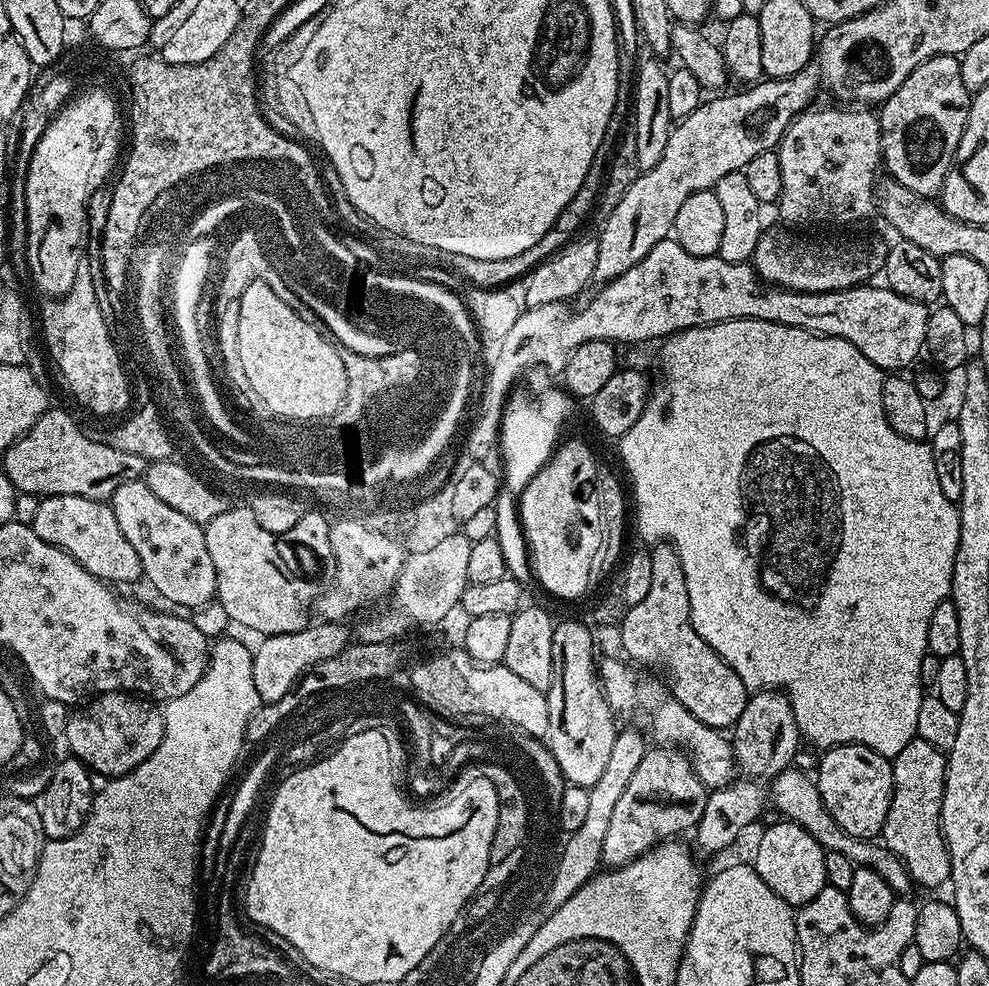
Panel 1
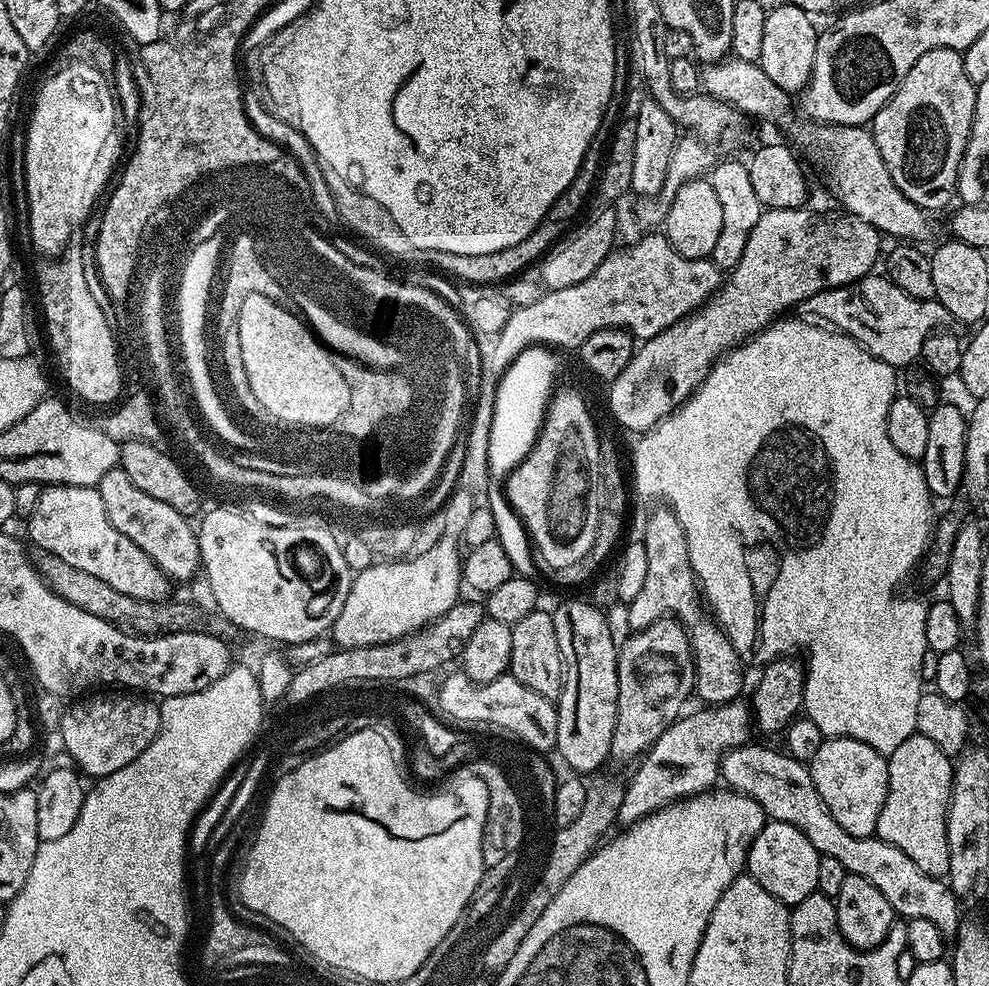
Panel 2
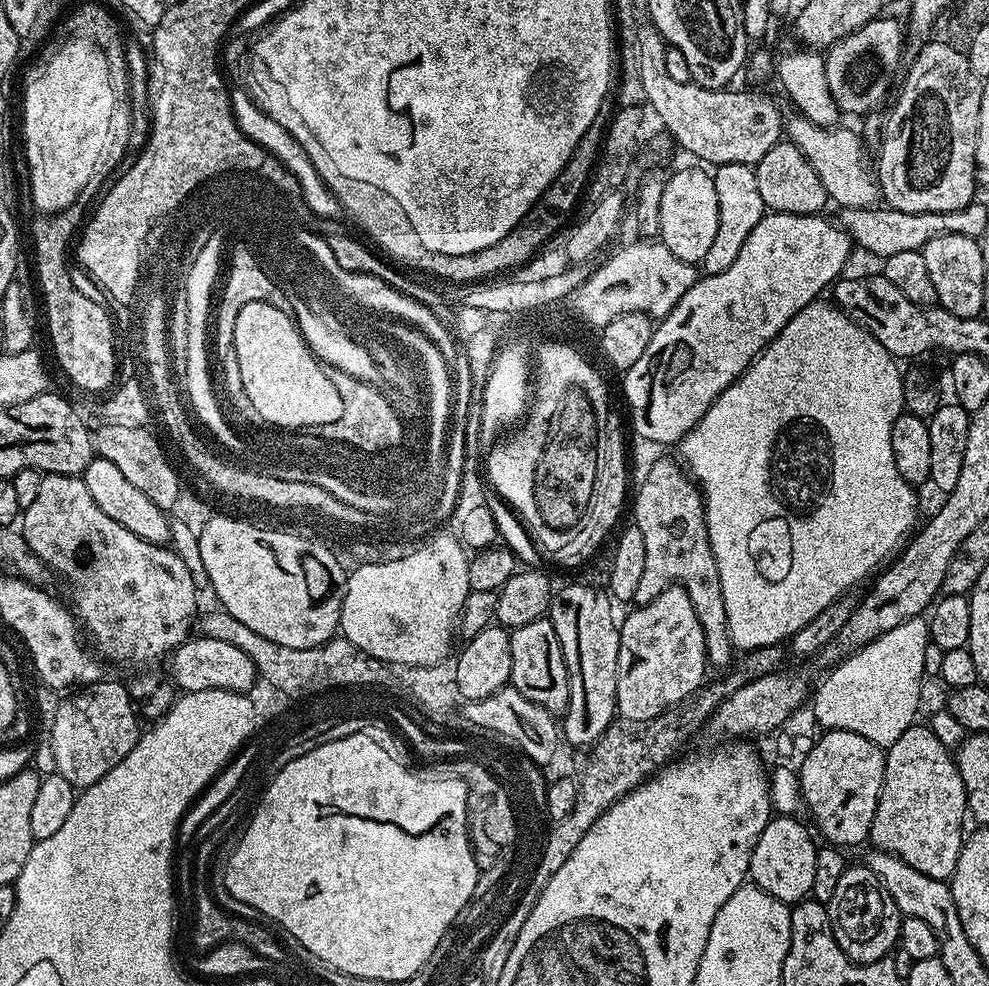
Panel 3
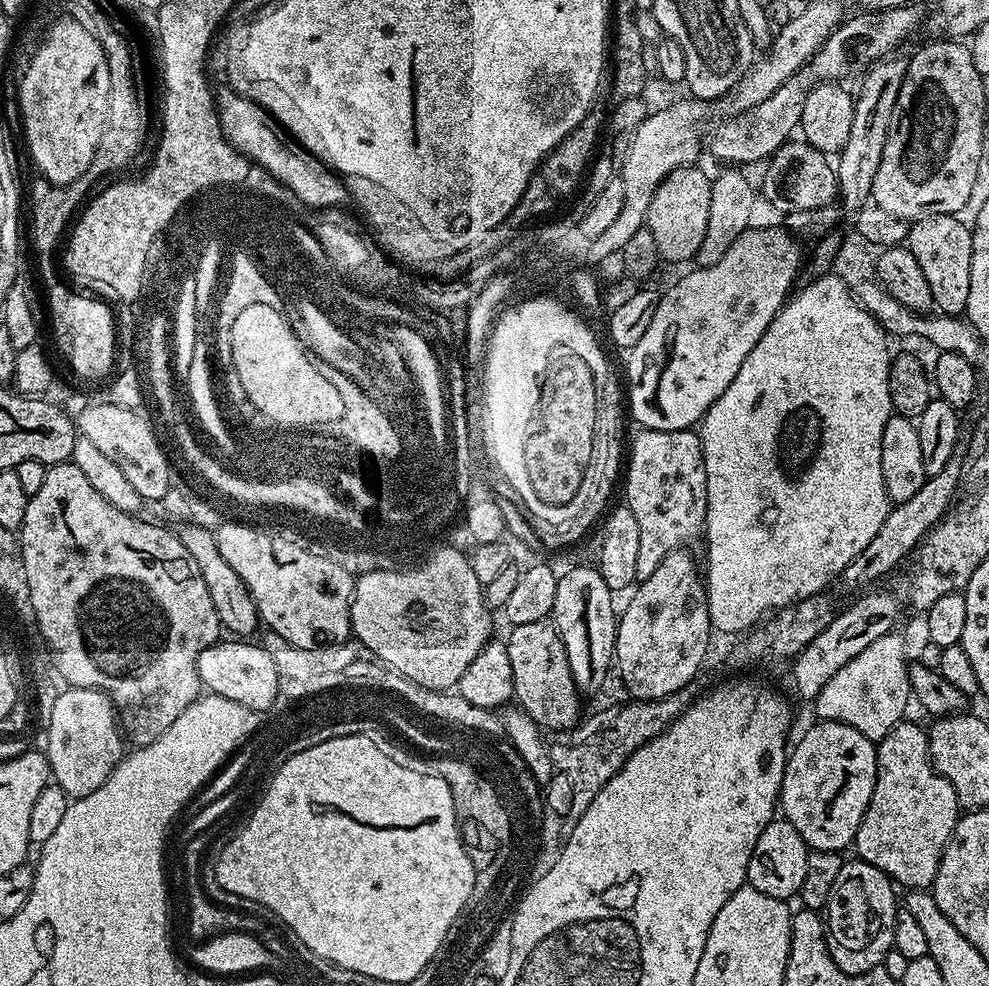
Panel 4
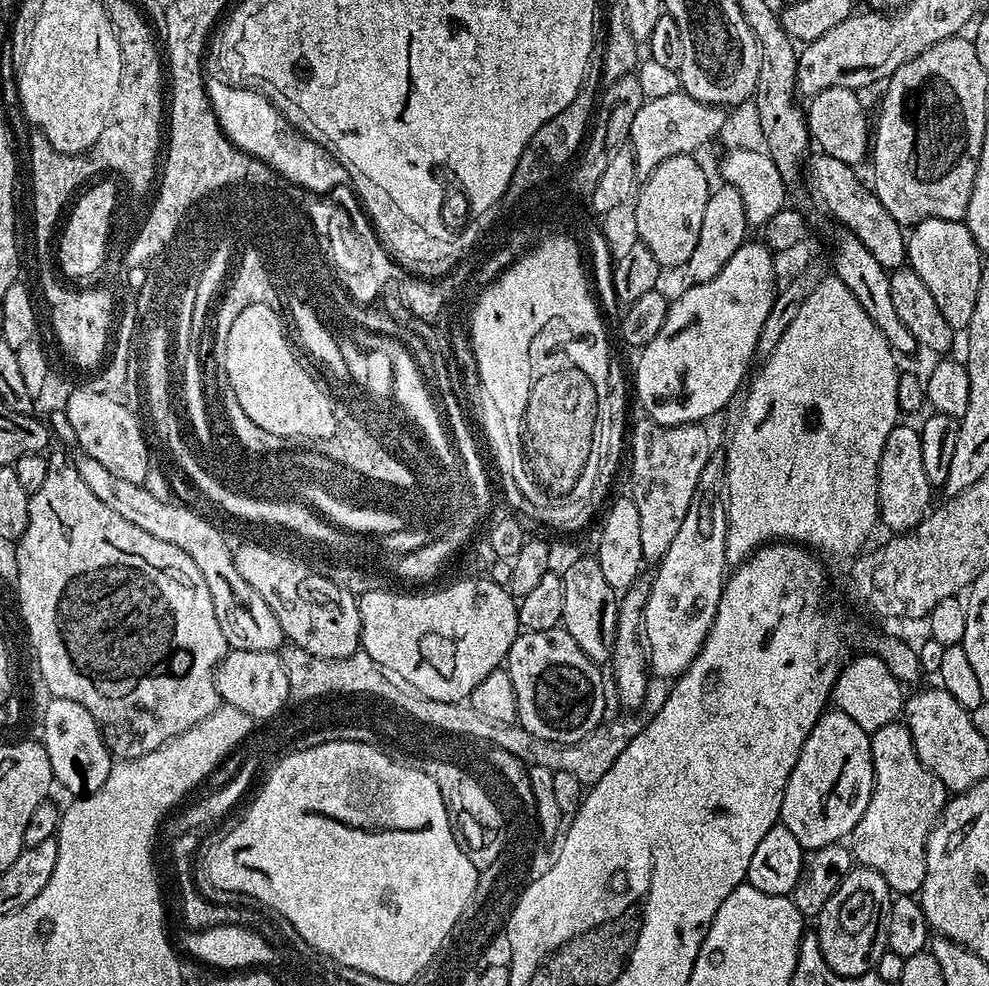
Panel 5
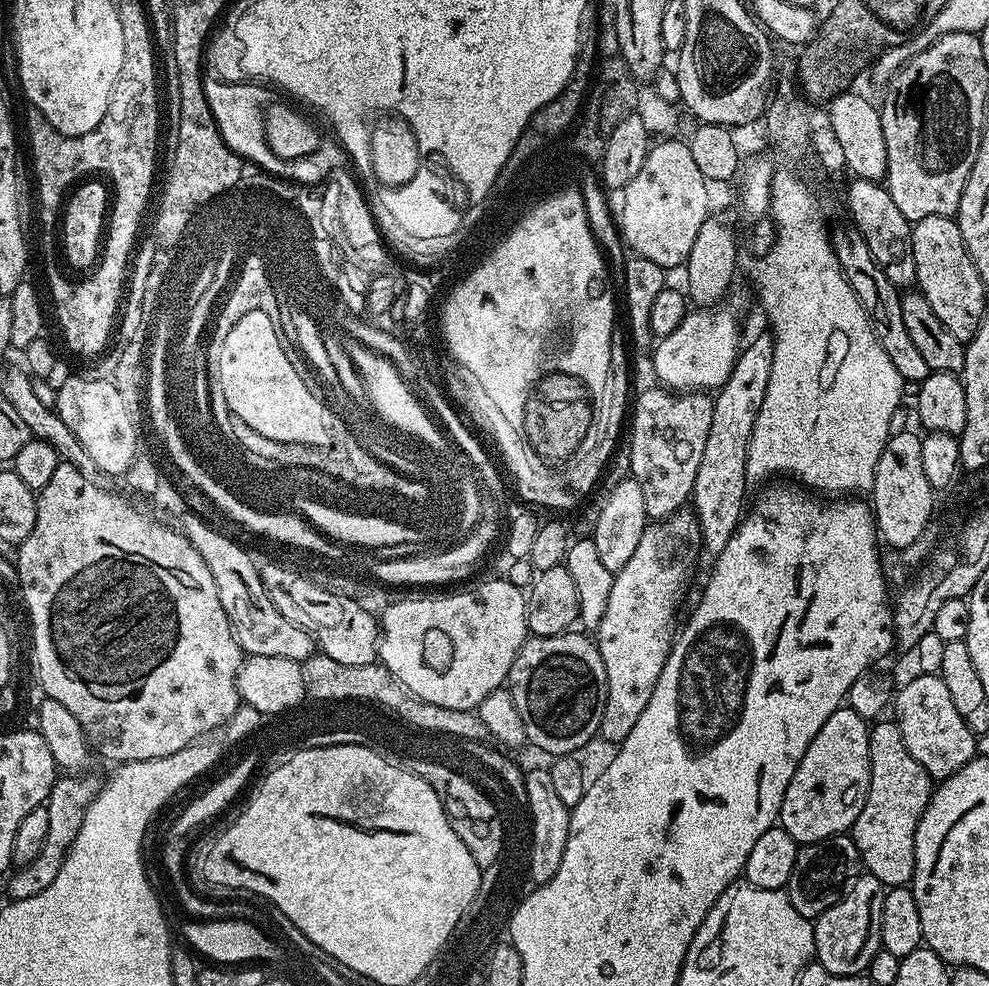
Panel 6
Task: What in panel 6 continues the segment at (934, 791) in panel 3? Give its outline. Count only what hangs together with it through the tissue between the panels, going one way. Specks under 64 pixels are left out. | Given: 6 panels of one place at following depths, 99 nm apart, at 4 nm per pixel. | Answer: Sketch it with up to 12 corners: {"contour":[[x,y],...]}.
{"contour":[[895,719],[868,729],[870,790],[850,829],[867,875],[914,874],[934,791]]}

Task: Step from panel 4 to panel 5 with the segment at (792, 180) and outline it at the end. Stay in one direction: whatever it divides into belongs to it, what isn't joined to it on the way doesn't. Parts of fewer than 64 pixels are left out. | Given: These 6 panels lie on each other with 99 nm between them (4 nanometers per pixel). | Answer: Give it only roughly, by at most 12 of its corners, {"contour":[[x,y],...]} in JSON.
{"contour":[[812,154],[818,199],[889,270],[905,267],[908,241],[857,169]]}

